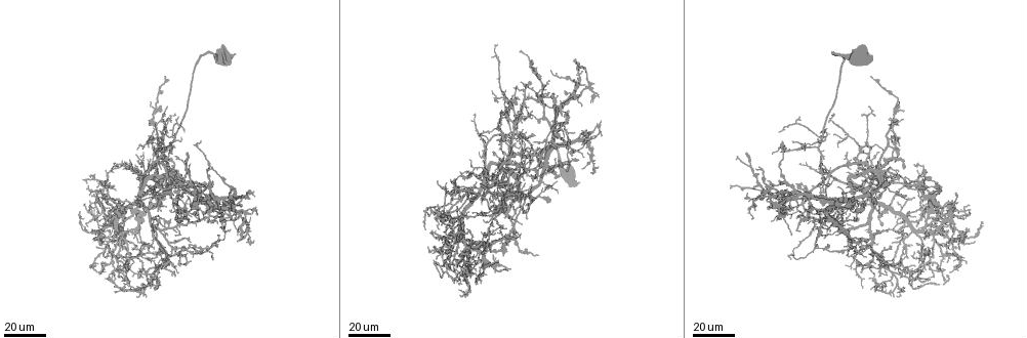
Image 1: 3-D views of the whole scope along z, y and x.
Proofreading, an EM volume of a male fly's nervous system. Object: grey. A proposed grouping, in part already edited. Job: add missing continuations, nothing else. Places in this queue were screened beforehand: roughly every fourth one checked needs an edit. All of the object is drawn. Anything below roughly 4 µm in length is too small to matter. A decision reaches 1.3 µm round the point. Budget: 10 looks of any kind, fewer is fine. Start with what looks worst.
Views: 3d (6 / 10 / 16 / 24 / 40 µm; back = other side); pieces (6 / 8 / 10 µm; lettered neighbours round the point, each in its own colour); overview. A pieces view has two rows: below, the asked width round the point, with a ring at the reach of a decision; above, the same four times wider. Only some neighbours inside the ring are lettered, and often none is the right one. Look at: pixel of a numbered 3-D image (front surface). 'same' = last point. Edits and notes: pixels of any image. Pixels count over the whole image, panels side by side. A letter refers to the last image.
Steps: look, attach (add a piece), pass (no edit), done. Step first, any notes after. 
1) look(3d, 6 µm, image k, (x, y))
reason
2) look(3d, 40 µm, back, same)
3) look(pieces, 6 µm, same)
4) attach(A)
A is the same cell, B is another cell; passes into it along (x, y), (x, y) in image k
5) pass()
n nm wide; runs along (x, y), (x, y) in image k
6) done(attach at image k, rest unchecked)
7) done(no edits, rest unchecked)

look(3d, 40 µm, image 1, (91, 196))
free end

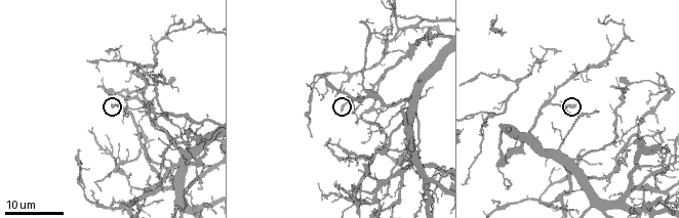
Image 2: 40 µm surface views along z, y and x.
look(pieces, 8 µm, image 2, (573, 103))
see the neighbours

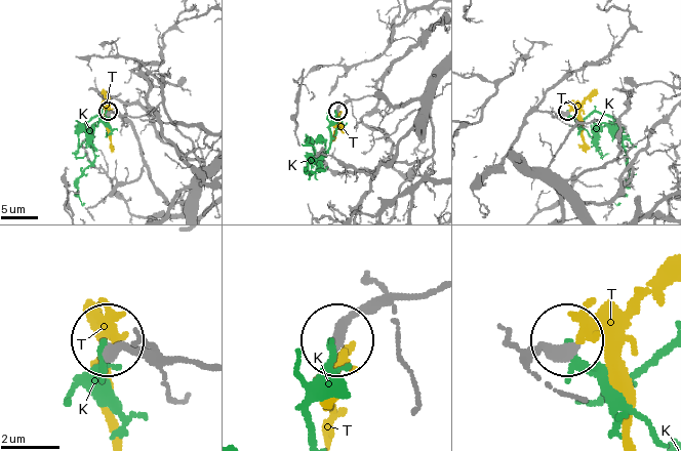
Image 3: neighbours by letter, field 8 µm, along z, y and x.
pass()
K and T are other cells; runs along (501, 161), (527, 116), (538, 111), (551, 116), (565, 111) in image 3; none of them fits

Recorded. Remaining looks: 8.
look(3d, 24 µm, image 1, (887, 230))
free end

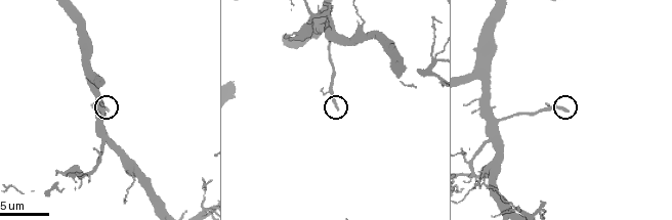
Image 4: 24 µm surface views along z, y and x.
look(pieces, 8 µm, image 4, (566, 112))

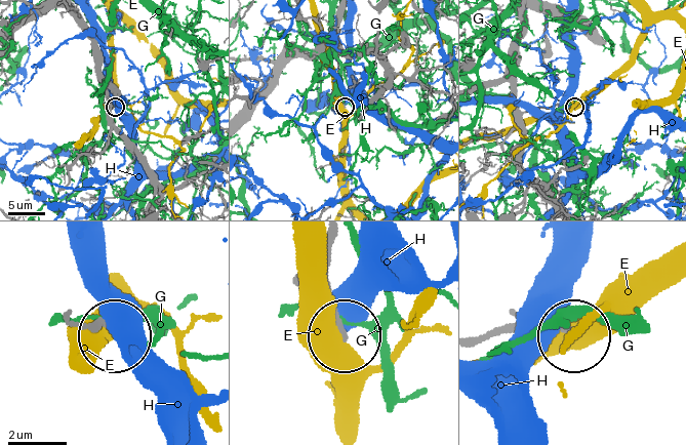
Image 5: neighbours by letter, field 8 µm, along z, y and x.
pass()
210 nm wide; E, G and H are other cells; none of them fits

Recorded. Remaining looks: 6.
look(3d, 24 µm, image 1, (916, 268))
an open end

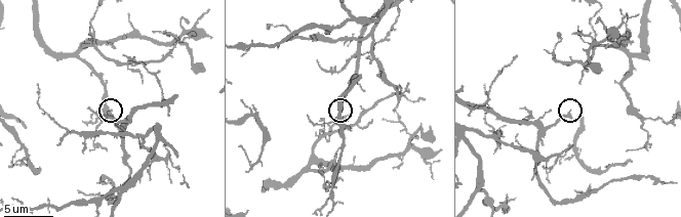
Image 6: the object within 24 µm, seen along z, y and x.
look(pieces, 8 µm, image 6, (569, 112))
see the neighbours

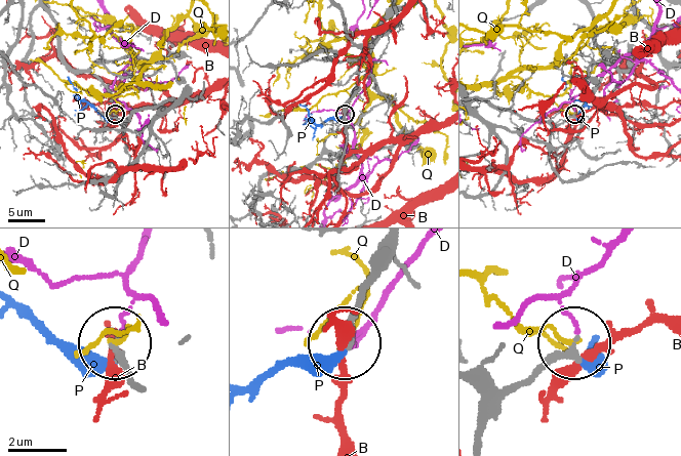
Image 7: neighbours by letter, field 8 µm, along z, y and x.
attach(P)
P is the same cell, B, D and Q are other cells; passes into it along (381, 270), (342, 348), (285, 358), (248, 384) in image 7; the cell continues

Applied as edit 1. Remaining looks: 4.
look(3d, 24 µm, image 2, (97, 86))
branch stops here

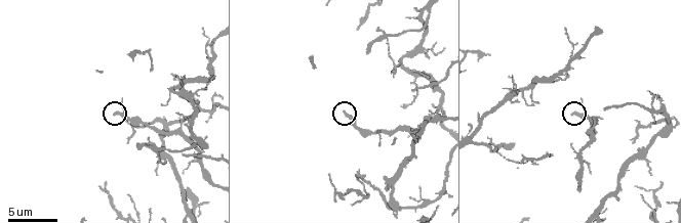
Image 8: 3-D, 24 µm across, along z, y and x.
look(pieces, 10 µm, image 8, (573, 115))

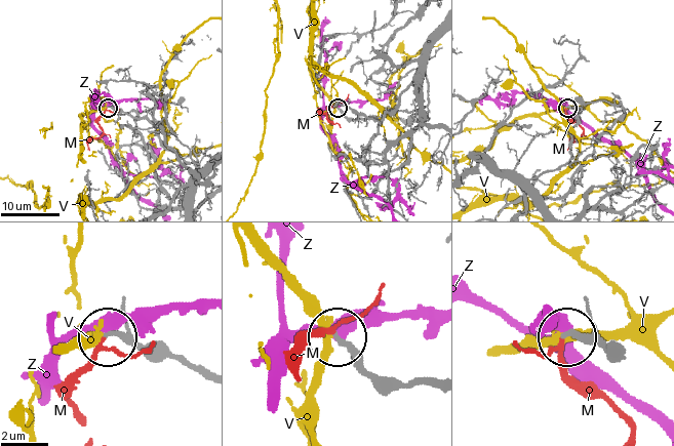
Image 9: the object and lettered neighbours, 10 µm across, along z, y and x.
attach(M)
M is the same cell, V and Z are other cells; passes into it along (161, 357), (107, 337), (69, 382), (81, 421) in image 9; the cell continues

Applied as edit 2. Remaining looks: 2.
look(3d, 24 µm, image 1, (796, 215))
free end

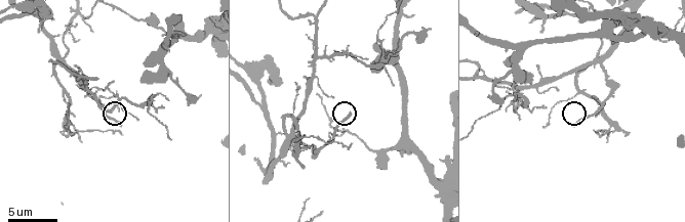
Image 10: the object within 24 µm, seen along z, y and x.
look(pieces, 8 µm, image 10, (571, 124))

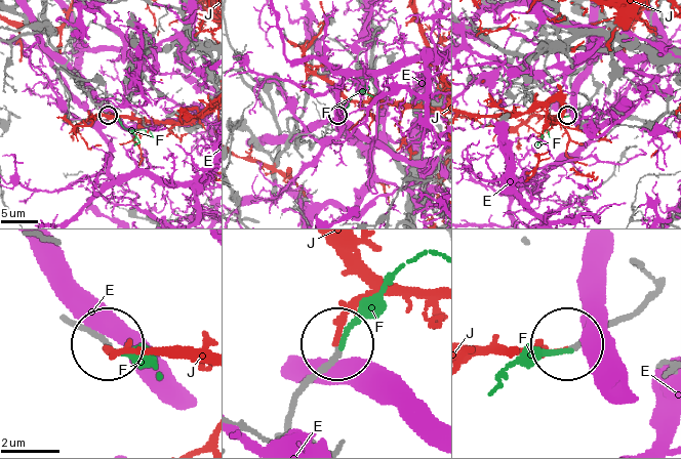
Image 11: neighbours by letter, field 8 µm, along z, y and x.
attach(F)
150 nm wide; F is the same cell, E and J are other cells; it goes on there

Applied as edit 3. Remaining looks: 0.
done(attach at image 7, attach at image 9, attach at image 11, rest unchecked)

